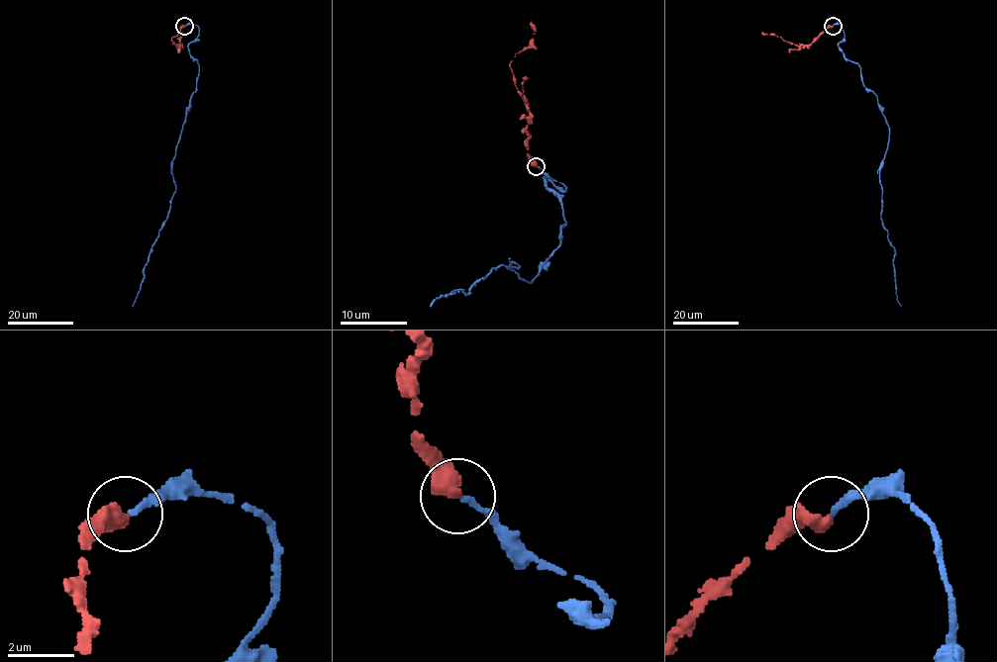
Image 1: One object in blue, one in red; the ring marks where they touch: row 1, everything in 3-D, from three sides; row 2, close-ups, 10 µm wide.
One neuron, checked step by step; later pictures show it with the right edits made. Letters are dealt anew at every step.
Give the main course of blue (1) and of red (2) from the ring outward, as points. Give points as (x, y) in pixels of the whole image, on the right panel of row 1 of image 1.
1: (833, 26), (843, 28), (838, 47), (860, 67), (889, 130), (879, 171), (880, 218), (894, 248), (901, 306)
2: (833, 26), (809, 45), (802, 46), (761, 33)

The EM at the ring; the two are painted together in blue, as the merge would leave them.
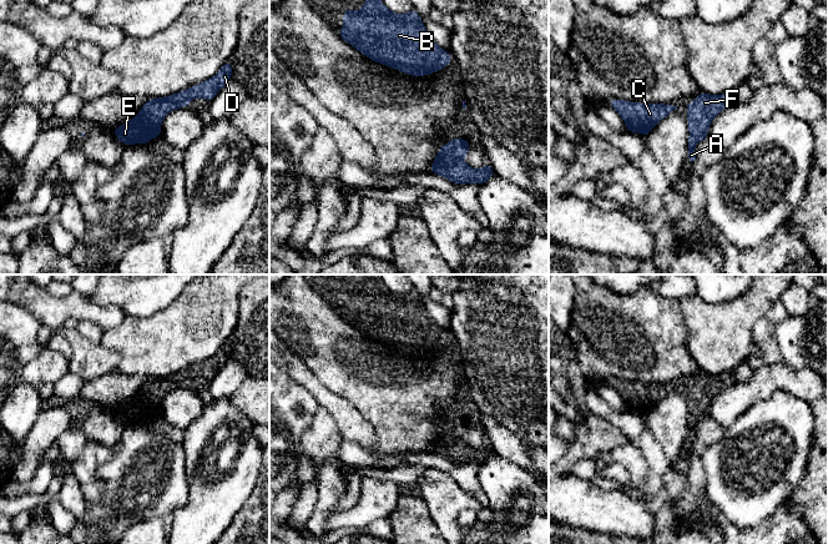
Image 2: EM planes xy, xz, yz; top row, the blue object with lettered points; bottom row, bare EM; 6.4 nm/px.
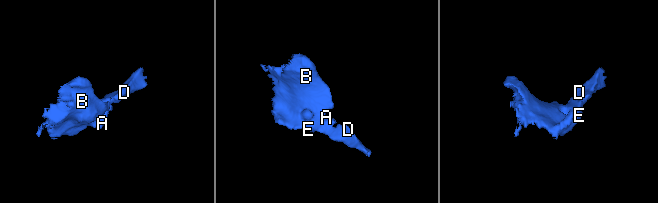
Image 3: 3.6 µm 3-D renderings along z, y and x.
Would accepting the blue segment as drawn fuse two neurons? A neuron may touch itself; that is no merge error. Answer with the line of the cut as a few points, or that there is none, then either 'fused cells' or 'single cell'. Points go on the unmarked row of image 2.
no cut | single cell

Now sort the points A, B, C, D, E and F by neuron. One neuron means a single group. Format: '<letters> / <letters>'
A B C D E F

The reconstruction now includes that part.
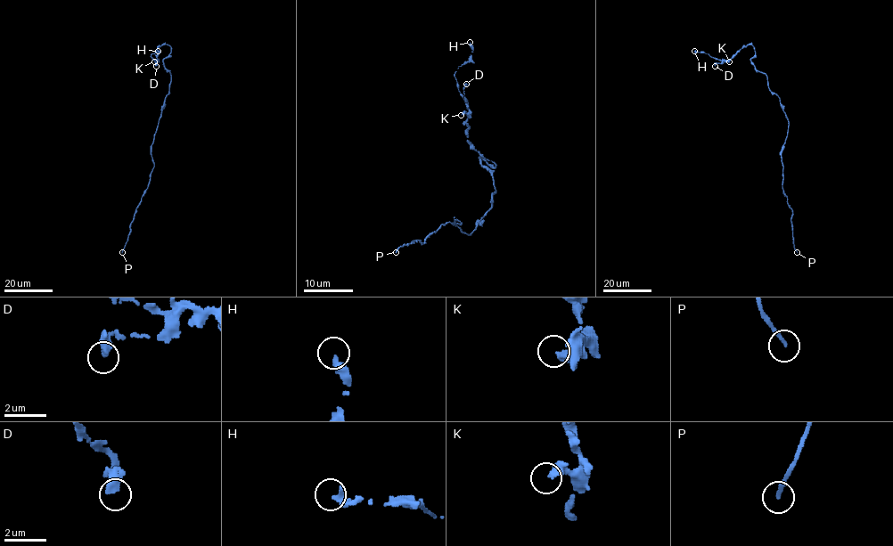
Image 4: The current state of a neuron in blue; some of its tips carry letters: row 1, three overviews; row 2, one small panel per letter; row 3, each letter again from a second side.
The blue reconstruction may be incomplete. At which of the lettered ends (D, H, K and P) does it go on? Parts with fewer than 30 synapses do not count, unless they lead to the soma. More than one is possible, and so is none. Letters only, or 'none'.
none

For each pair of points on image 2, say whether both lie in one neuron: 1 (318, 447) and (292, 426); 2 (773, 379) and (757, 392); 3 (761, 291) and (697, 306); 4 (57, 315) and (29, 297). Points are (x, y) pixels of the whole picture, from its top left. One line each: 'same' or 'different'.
1: different
2: same
3: same
4: same

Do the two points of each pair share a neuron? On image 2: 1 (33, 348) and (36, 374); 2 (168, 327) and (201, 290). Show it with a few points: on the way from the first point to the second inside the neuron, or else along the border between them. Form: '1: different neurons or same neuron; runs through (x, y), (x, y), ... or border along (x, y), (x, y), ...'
1: different neurons; border along (43, 348), (24, 368), (20, 379)
2: same neuron; runs through (178, 317), (181, 305), (191, 295)

